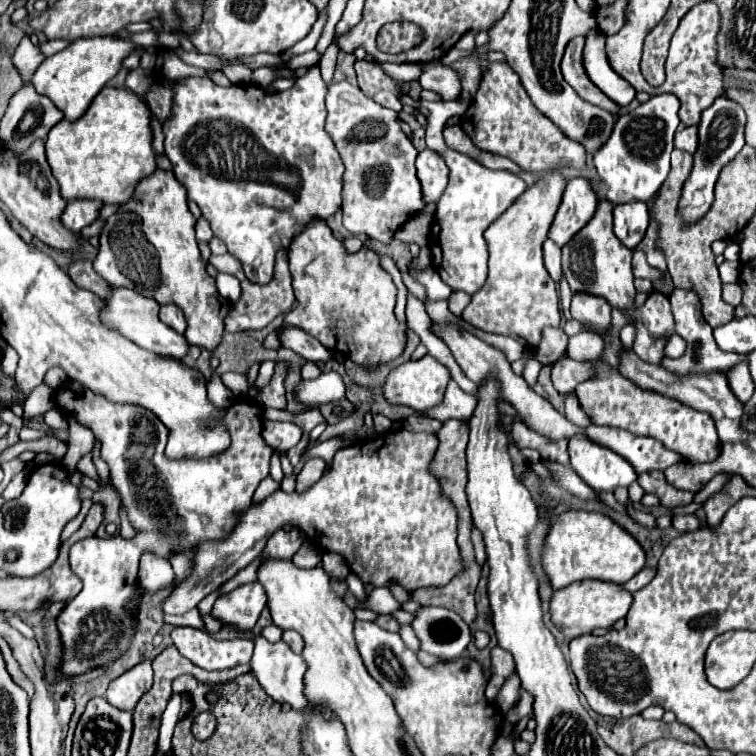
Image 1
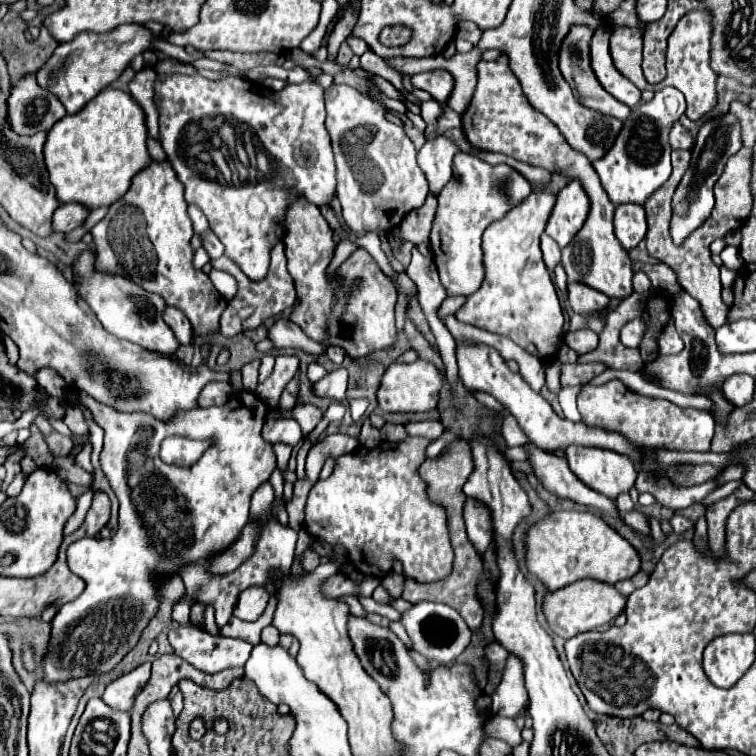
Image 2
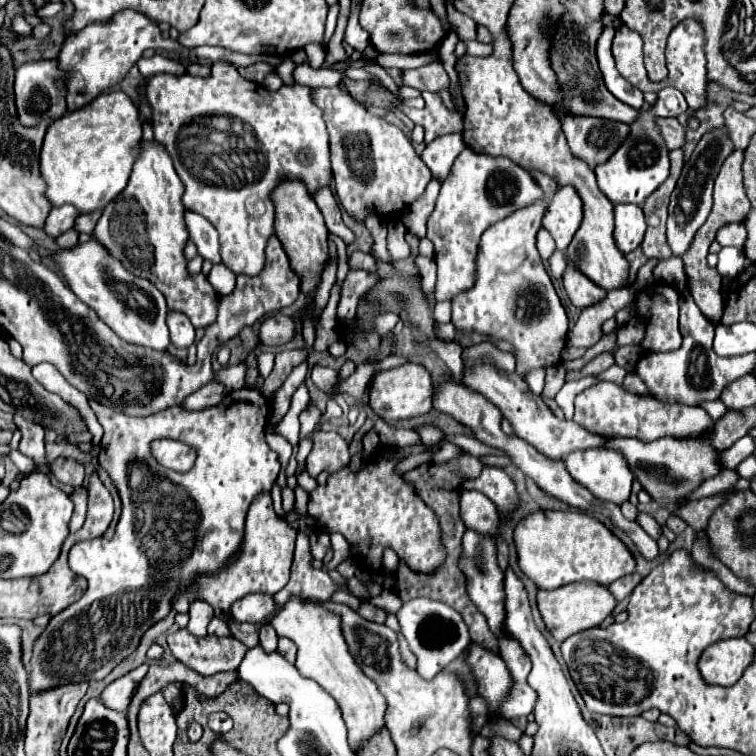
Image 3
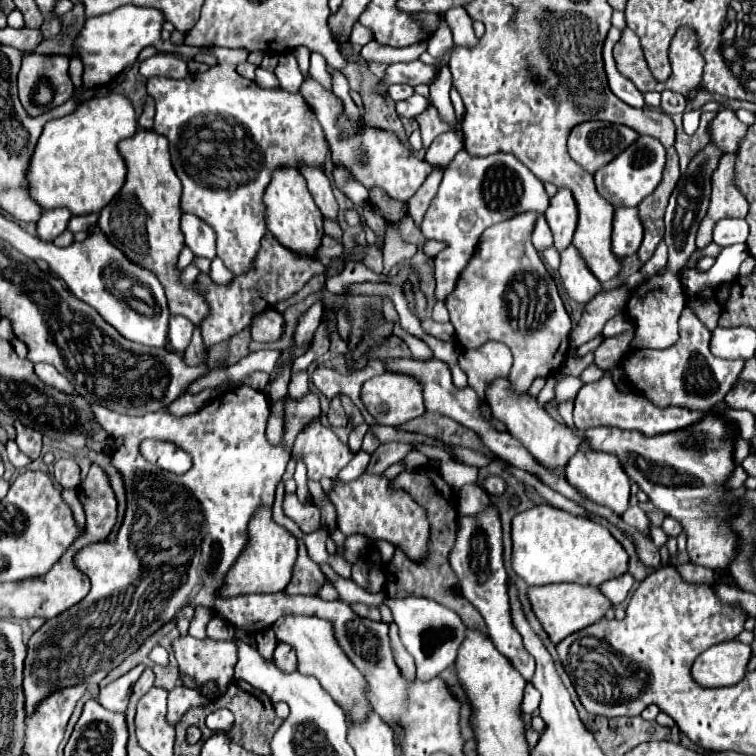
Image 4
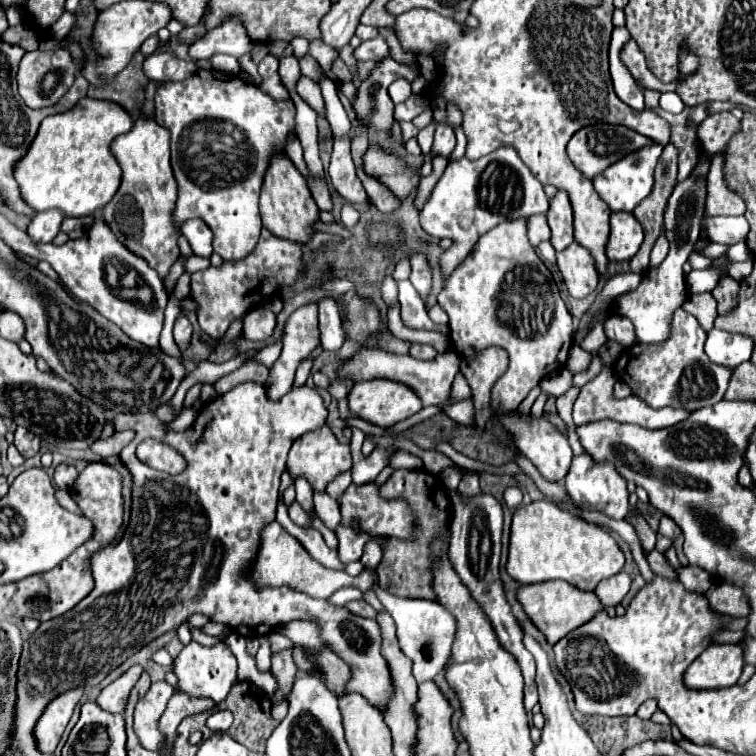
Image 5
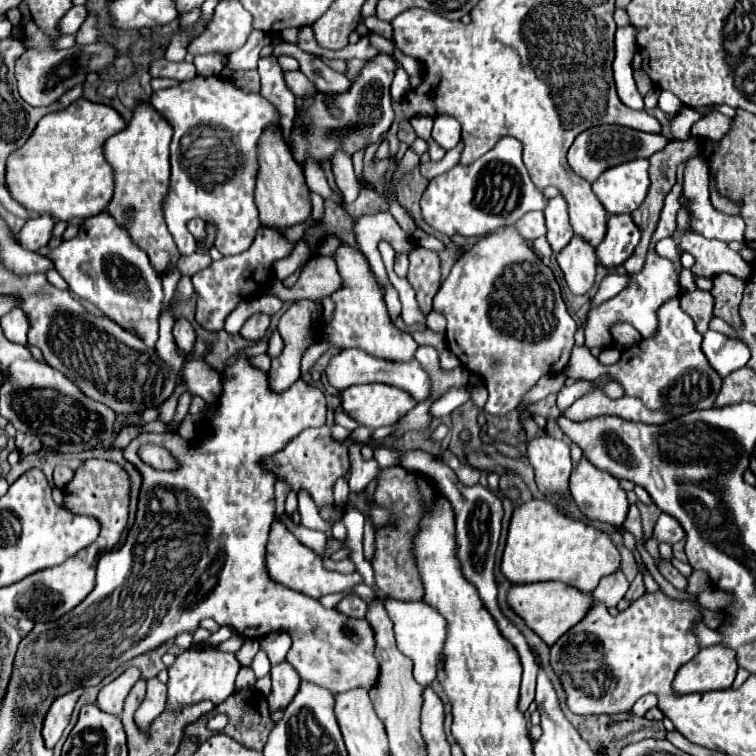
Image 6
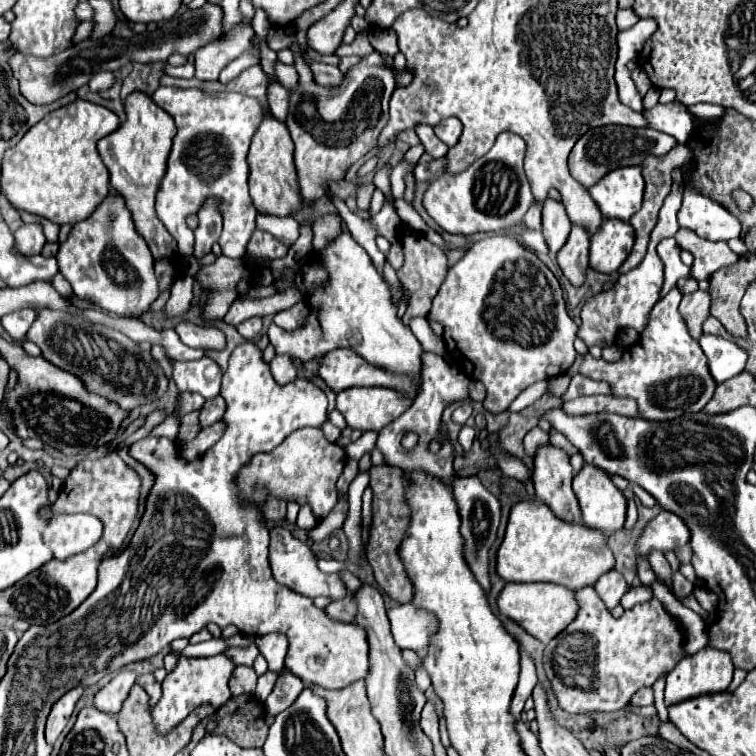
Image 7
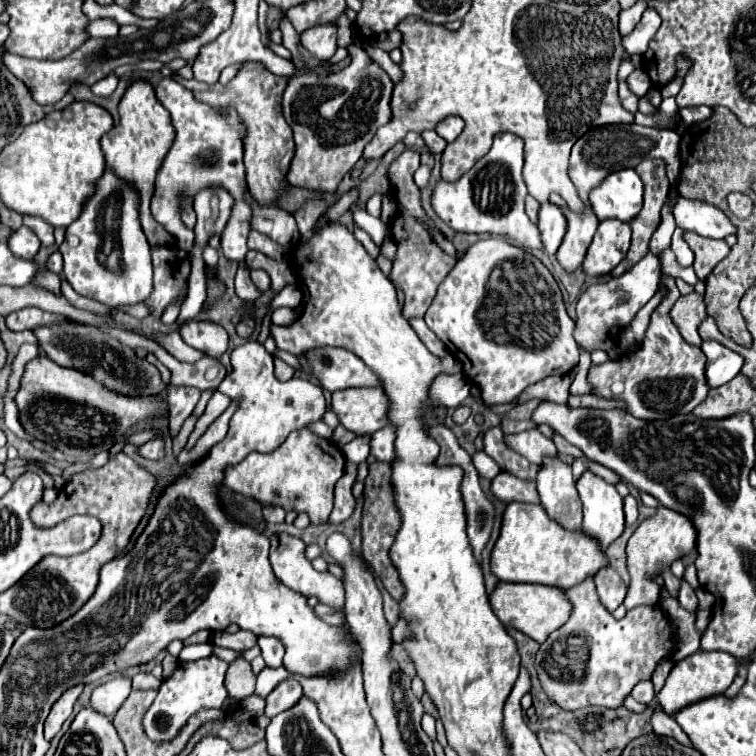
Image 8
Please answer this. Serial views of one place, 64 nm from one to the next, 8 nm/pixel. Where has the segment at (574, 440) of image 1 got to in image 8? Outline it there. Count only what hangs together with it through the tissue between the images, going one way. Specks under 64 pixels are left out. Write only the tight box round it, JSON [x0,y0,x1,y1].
[576,470,624,548]

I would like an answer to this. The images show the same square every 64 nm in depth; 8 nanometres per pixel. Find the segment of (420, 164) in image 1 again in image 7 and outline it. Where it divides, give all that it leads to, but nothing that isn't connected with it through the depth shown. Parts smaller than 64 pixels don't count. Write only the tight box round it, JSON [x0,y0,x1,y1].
[434,118,462,146]

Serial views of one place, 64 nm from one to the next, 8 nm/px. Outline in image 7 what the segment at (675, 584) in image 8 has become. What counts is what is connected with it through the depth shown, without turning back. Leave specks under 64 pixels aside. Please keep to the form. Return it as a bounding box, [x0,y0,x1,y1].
[648,550,672,587]

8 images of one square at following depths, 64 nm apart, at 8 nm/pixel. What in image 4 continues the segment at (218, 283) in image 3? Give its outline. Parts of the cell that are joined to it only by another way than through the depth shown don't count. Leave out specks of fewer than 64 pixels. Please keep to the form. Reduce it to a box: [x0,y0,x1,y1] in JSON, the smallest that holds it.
[210,258,232,284]

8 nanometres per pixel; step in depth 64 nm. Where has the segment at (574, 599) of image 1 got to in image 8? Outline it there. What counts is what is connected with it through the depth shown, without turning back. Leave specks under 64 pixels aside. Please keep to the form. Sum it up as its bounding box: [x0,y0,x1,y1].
[490,582,572,644]

